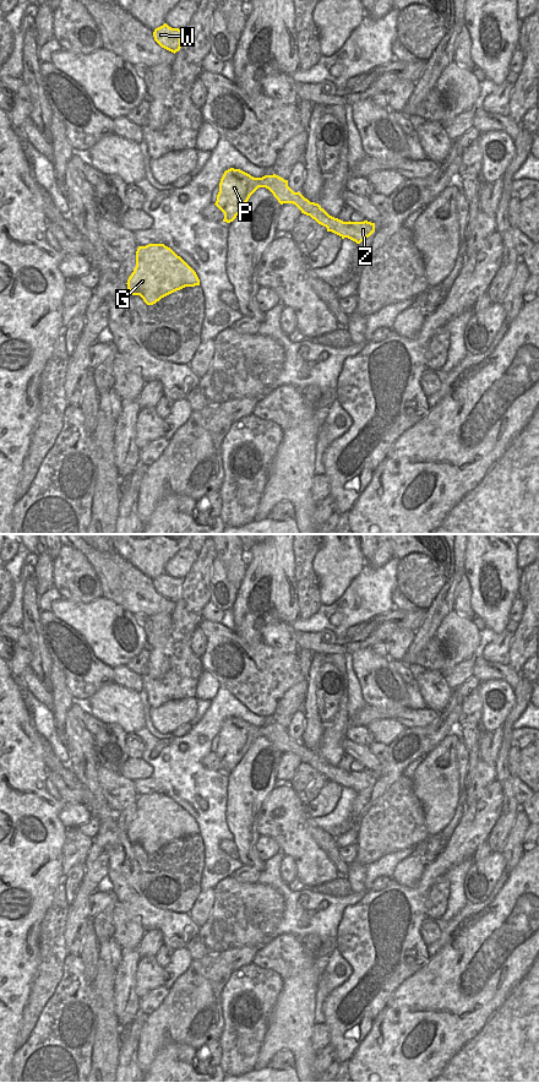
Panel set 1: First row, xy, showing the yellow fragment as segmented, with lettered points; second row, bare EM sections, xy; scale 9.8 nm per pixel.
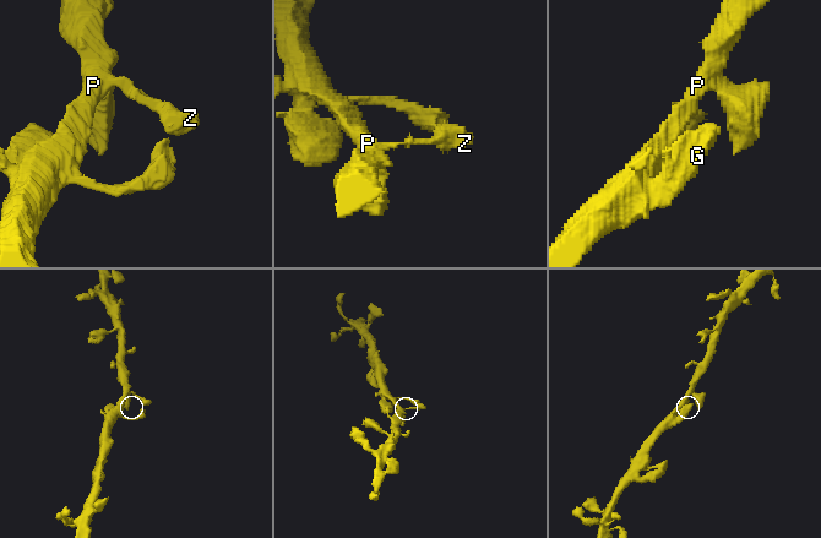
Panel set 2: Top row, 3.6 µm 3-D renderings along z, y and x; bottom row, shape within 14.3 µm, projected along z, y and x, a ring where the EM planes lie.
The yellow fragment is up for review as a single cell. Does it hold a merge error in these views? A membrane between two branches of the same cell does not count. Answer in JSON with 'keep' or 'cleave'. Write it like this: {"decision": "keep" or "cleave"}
{"decision": "keep"}

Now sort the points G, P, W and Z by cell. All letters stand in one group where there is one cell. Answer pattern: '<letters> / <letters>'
G P W Z

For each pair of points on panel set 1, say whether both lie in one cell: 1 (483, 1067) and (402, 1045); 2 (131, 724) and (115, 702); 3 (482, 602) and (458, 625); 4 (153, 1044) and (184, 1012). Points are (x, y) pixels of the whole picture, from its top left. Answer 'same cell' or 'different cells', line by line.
1: same cell
2: same cell
3: different cells
4: same cell

